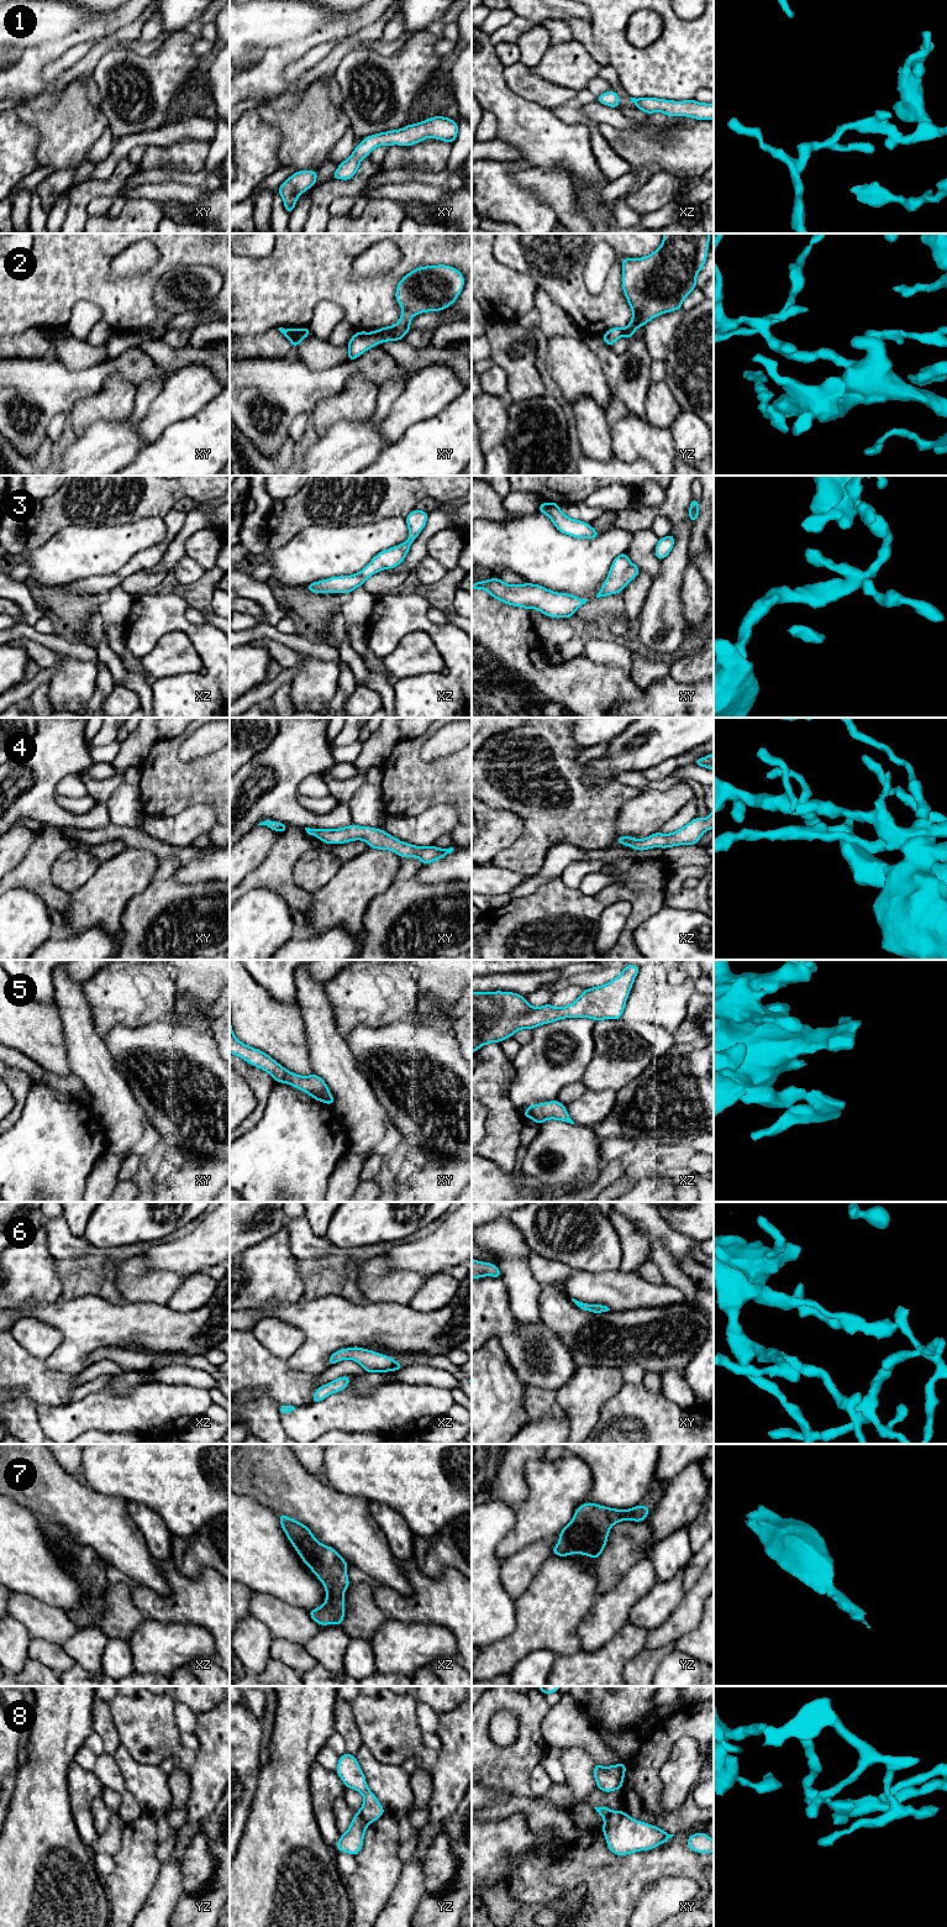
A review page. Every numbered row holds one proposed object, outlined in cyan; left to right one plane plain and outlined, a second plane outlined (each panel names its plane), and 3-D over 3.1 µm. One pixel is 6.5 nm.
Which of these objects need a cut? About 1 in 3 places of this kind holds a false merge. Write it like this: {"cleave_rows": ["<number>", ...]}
{"cleave_rows": ["8"]}

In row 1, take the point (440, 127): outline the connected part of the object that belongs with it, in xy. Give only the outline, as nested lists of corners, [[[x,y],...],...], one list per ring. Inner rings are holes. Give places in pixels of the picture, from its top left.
[[[433,116],[422,122],[407,125],[400,130],[368,136],[354,147],[353,153],[344,162],[340,163],[338,168],[332,174],[332,179],[352,179],[359,169],[361,161],[367,158],[378,146],[400,145],[407,147],[427,137],[444,142],[454,142],[457,140],[457,133],[457,122],[444,116]]]

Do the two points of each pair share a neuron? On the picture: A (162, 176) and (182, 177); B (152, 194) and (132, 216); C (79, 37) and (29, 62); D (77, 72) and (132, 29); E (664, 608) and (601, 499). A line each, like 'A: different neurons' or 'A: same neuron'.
A: same neuron
B: different neurons
C: same neuron
D: same neuron
E: different neurons

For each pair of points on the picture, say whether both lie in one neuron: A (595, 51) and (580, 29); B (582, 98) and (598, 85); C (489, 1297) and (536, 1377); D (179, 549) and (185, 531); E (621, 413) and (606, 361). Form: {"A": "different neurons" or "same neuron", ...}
{"A": "same neuron", "B": "different neurons", "C": "same neuron", "D": "same neuron", "E": "different neurons"}

